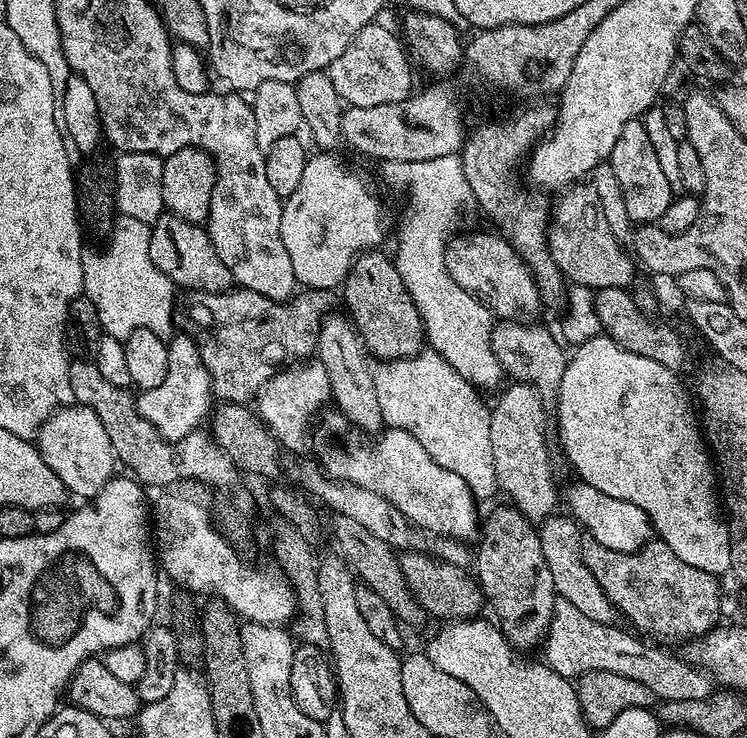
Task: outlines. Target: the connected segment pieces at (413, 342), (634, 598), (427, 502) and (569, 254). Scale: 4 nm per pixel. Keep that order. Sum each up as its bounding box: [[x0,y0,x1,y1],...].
[[342,250,425,361],[582,538,721,638],[311,410,477,542],[548,182,637,290]]

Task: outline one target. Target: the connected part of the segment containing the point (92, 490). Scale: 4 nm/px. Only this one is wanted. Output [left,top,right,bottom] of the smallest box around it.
[34,403,118,498]

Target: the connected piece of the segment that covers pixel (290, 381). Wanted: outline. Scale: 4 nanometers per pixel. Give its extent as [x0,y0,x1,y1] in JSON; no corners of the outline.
[254,362,332,442]

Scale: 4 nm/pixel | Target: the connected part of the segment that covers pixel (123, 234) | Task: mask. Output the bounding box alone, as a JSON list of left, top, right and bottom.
[82,215,178,341]

